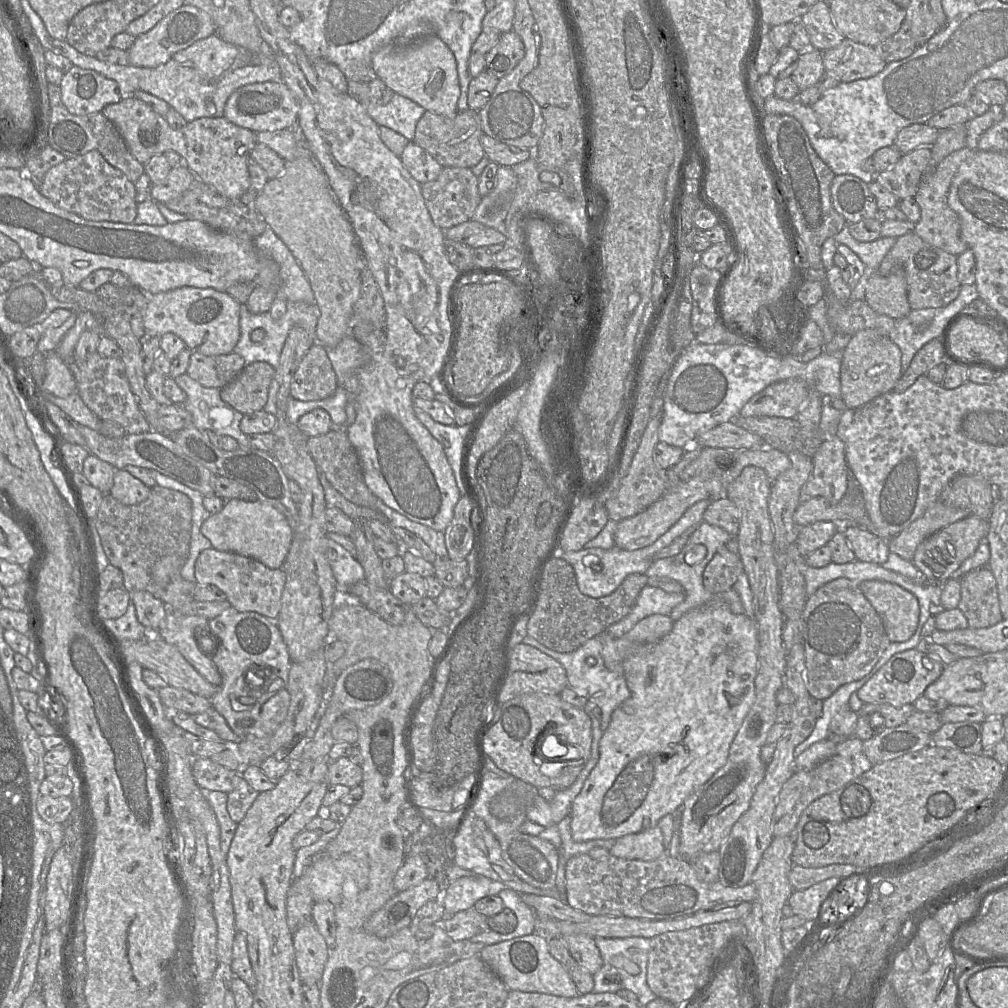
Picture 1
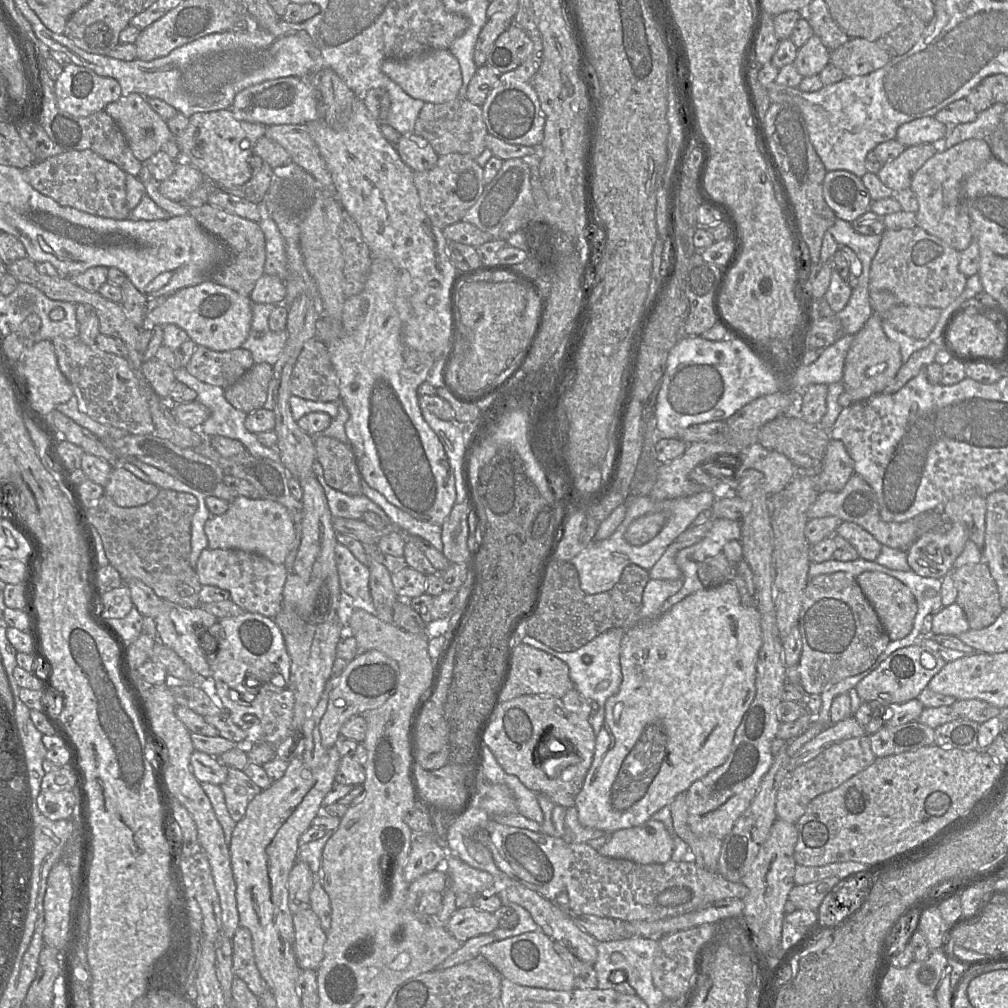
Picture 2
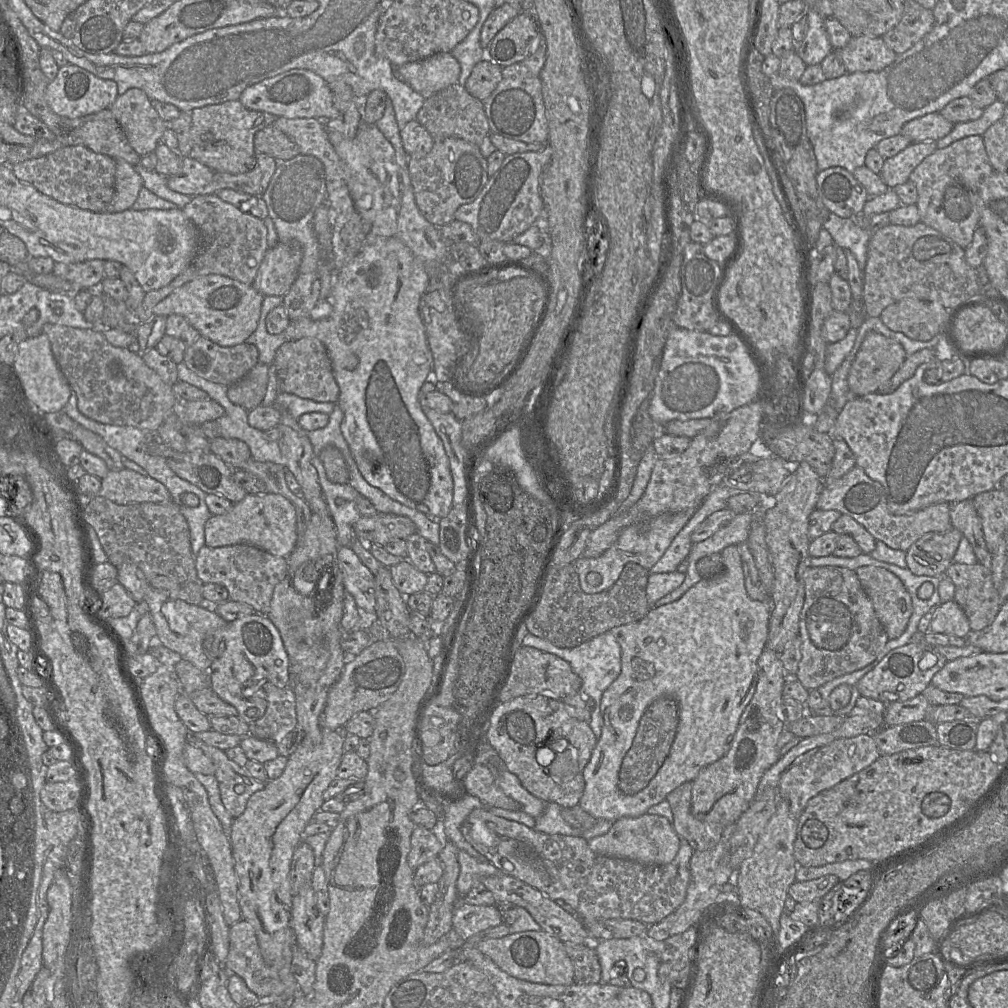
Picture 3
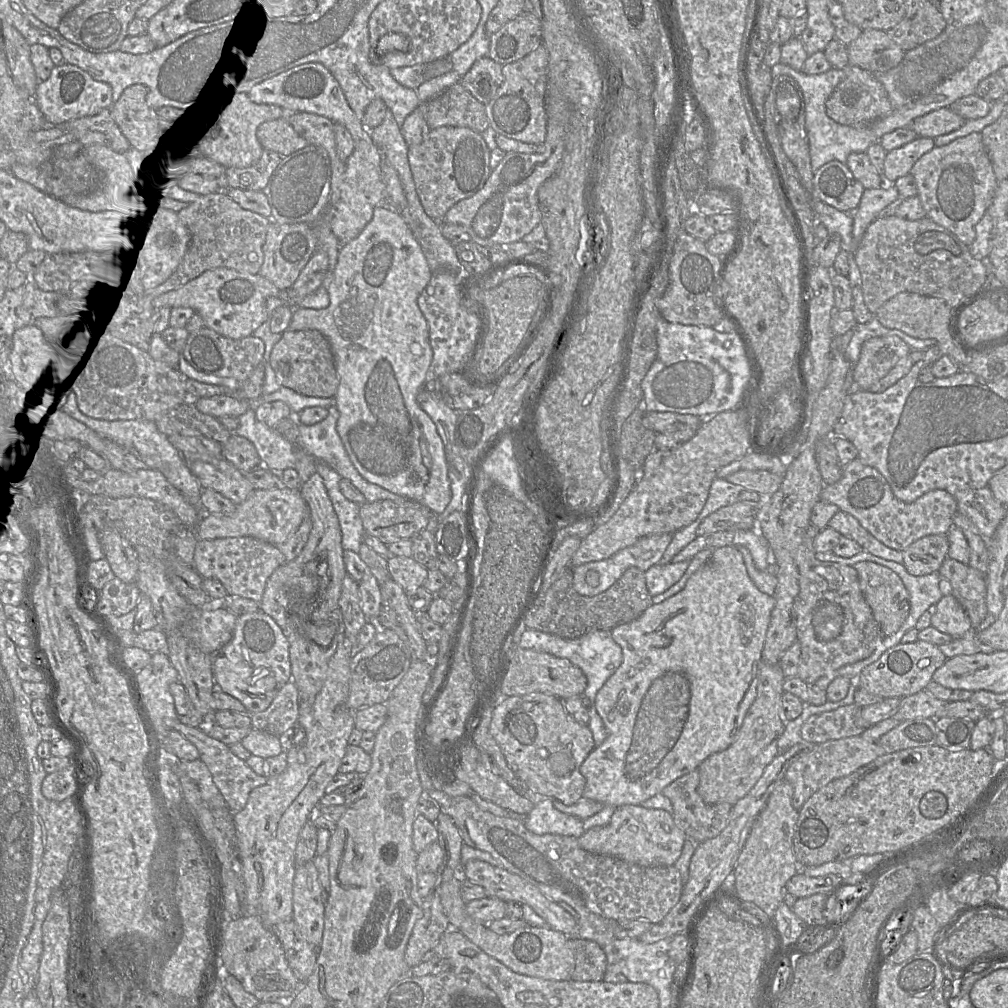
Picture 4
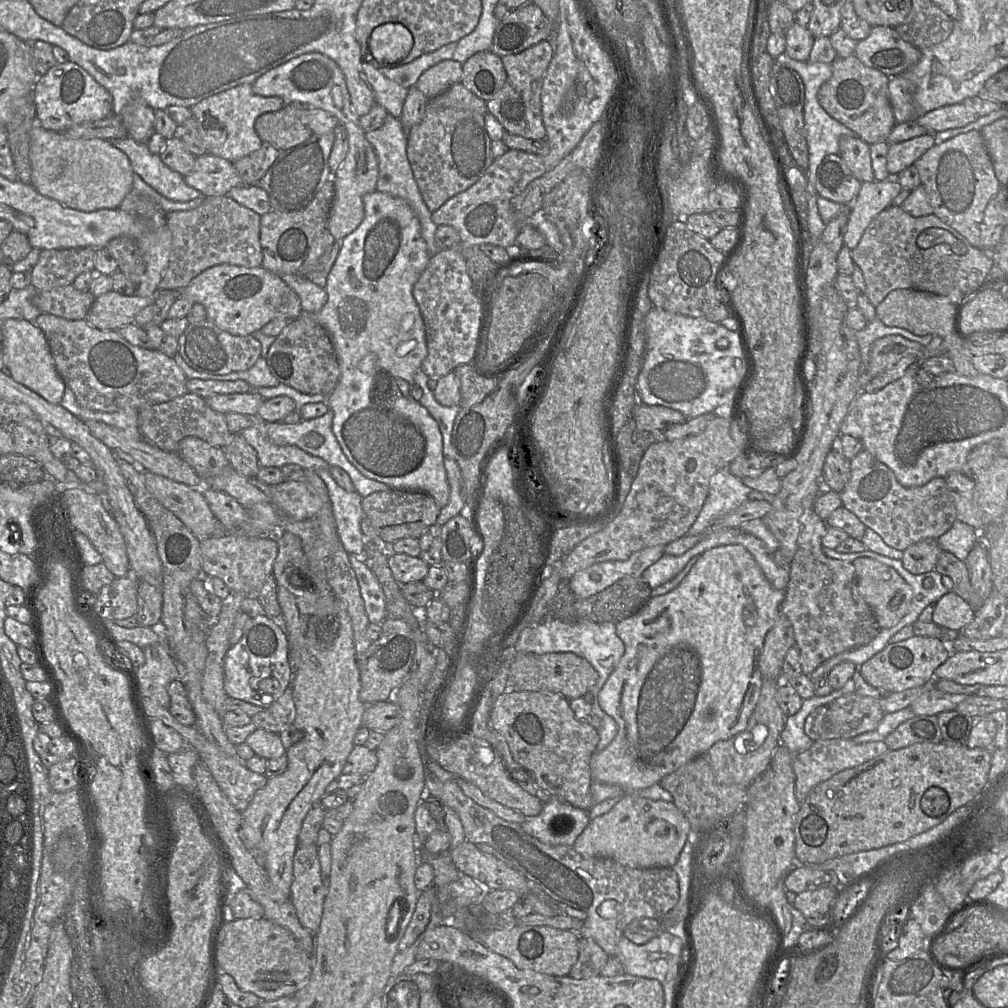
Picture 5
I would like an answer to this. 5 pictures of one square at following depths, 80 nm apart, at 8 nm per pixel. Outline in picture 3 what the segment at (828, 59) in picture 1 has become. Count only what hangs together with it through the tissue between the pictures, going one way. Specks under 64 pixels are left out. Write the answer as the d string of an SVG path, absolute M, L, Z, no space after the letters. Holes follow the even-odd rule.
M855 36L844 48L836 51L849 73L881 71L897 57L882 37Z

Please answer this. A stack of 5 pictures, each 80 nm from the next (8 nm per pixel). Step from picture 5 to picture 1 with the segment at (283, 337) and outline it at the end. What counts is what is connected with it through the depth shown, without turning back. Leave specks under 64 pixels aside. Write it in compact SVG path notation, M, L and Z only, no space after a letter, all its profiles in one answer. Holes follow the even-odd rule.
M315 342L295 371L290 396L300 401L323 400L334 394L337 378L326 348Z

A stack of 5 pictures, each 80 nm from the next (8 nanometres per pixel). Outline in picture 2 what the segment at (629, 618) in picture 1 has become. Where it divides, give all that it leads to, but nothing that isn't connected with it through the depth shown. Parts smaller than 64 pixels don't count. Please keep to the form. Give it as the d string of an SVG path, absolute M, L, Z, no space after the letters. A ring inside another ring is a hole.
M683 577L678 580L650 579L642 596L639 620L650 620L660 614L660 607L683 586Z

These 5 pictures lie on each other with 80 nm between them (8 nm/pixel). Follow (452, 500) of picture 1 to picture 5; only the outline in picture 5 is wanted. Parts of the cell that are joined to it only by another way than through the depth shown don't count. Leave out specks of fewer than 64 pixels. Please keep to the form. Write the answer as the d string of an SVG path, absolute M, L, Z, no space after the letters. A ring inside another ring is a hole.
M374 191L363 196L364 218L361 224L343 238L340 251L328 275L325 290L327 302L317 313L303 312L318 322L328 332L336 352L340 377L334 390L327 396L327 404L334 412L332 430L347 459L367 478L388 485L391 489L423 491L432 496L440 508L449 501L450 487L444 466L443 438L437 421L429 411L411 395L414 374L422 368L427 356L426 329L420 308L413 296L413 287L429 263L430 256L421 236L420 223L411 207L403 200L388 193Z

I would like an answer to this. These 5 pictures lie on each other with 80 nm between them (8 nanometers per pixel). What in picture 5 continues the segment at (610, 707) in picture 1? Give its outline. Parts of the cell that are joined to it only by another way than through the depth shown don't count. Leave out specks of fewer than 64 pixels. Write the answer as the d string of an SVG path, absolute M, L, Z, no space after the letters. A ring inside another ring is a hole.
M544 619L541 623L527 626L522 630L514 646L514 650L515 652L535 654L572 652L585 658L595 668L599 678L591 691L593 694L592 711L602 721L602 726L598 730L600 740L596 746L595 753L600 753L607 748L618 733L618 725L600 707L599 693L625 652L624 643L616 634L616 624L611 622L566 623L558 619Z

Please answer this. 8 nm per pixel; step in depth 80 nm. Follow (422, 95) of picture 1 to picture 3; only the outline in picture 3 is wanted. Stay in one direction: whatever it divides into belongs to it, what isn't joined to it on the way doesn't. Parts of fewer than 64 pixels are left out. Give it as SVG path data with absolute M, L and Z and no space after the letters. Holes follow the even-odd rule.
M439 53L396 67L397 76L423 96L431 96L458 82L460 65L451 53Z

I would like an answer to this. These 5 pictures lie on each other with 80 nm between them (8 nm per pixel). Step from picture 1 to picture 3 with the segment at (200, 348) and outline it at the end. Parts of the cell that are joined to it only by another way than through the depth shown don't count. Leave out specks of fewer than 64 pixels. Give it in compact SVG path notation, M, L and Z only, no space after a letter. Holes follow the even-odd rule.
M208 274L199 276L170 293L152 309L153 316L183 316L199 334L223 347L241 344L258 326L261 305L265 296L253 285L229 277Z

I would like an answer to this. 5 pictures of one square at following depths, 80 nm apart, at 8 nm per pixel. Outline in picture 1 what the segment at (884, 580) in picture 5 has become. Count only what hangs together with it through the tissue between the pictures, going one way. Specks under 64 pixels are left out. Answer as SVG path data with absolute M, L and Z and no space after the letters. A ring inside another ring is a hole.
M866 580L859 586L881 617L890 642L909 640L919 622L920 608L917 598L897 584L880 580Z

